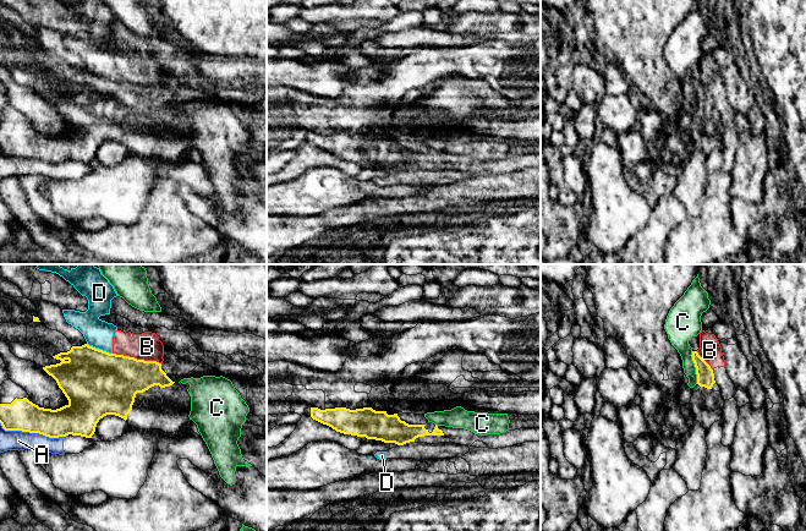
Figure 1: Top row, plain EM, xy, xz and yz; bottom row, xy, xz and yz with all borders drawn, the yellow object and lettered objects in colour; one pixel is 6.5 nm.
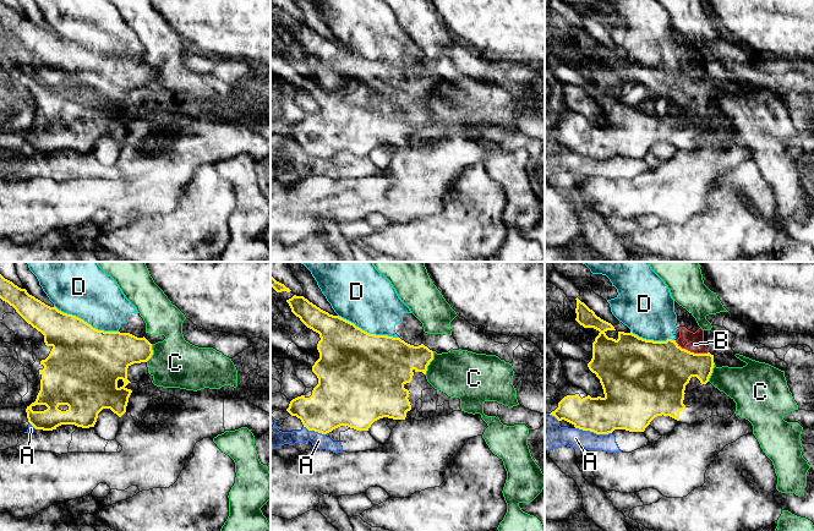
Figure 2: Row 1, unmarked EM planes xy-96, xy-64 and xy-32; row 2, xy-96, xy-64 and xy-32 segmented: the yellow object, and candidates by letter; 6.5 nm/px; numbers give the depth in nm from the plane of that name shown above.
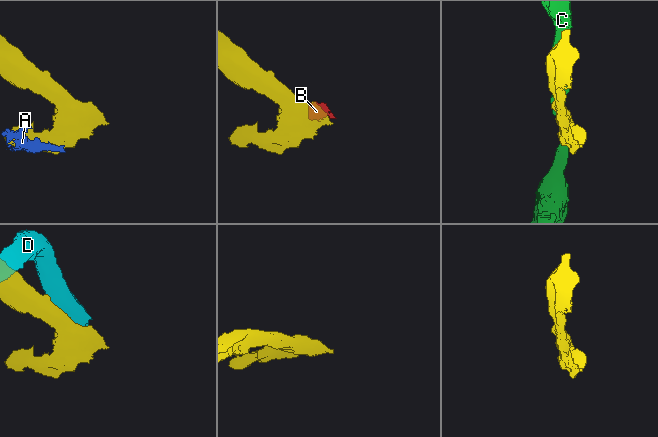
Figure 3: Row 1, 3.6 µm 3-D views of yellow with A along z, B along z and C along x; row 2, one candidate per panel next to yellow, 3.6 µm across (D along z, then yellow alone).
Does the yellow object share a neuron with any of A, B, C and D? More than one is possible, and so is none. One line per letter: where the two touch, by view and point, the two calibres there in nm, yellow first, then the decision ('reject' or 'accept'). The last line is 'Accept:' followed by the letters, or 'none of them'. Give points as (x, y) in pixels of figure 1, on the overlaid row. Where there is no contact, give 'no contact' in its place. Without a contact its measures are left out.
A: contact xy (31, 432); calibres 200 and 130 nm; reject
B: contact xy (136, 359); calibres 400 and 180 nm; reject
C: contact yz (695, 366); calibres 110 and 160 nm; reject
D: contact xy (98, 349); calibres 440 and 180 nm; reject
Accept: none of them

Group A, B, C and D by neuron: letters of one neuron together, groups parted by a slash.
A / B D / C

